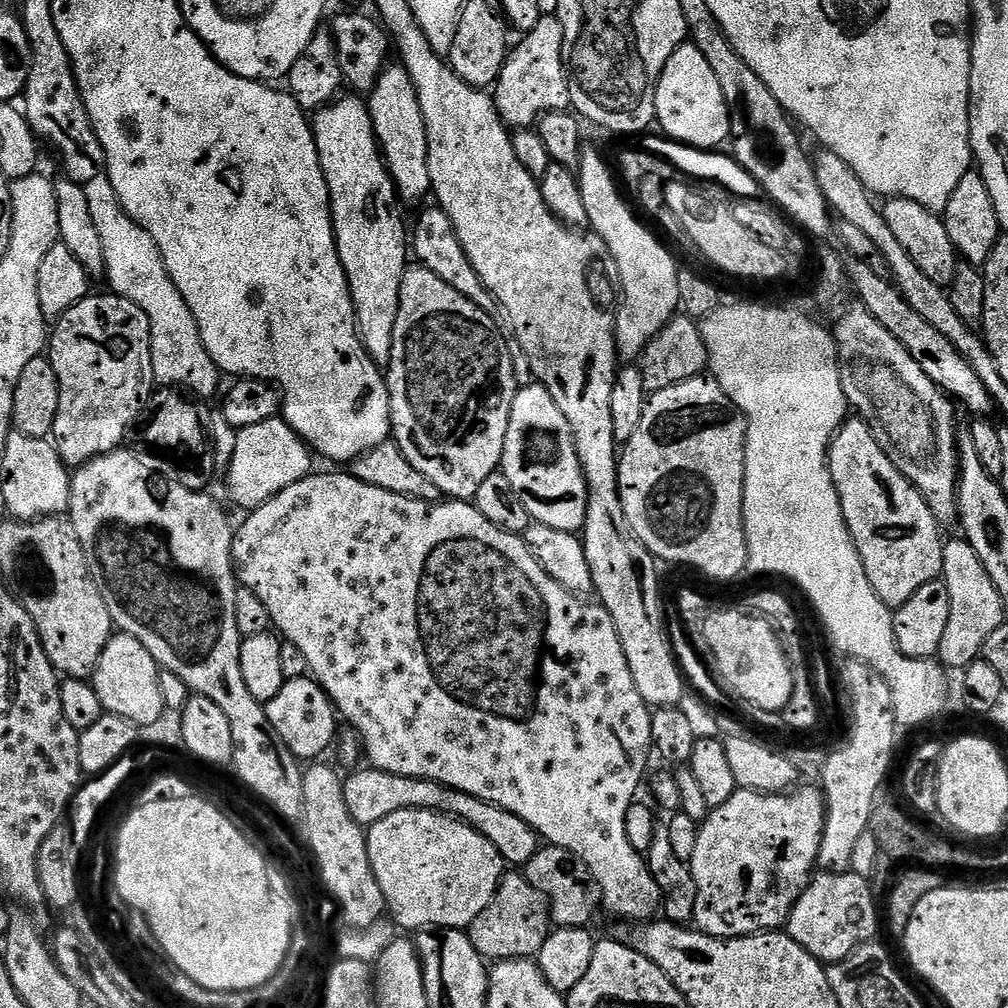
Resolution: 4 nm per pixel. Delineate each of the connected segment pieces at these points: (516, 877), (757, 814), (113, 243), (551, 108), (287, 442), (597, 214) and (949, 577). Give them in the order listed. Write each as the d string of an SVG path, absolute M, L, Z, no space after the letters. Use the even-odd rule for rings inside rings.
M508 870L500 879L494 898L490 898L490 906L474 918L474 922L466 929L470 942L474 942L474 950L488 962L502 960L527 960L535 958L542 950L542 942L546 942L550 931L548 904L544 896L530 886L523 871Z
M793 787L783 794L737 790L722 806L711 809L700 825L694 858L690 862L696 883L692 920L707 936L735 938L783 929L798 898L817 871L818 850L824 833L824 793L819 787Z
M107 174L98 178L90 178L86 182L86 202L90 204L90 215L94 227L102 237L102 254L106 254L104 274L115 295L126 298L139 306L150 318L152 327L152 365L157 381L168 376L168 316L188 316L186 298L178 294L178 286L170 278L166 266L162 262L162 254L158 246L154 246L154 238L126 214L126 210L118 202L118 194L114 194L114 182L110 182Z
M541 15L538 26L530 30L523 37L520 45L513 47L504 61L504 69L494 85L494 99L496 109L504 123L509 129L519 130L521 128L532 128L539 121L540 117L547 112L563 112L572 103L570 90L568 89L568 75L562 62L562 22L559 16Z
M283 418L258 422L258 426L246 426L239 429L236 434L236 445L234 446L234 458L230 466L226 469L228 476L228 496L243 510L260 508L270 498L274 498L286 486L294 486L303 476L309 475L313 471L313 453L300 435L293 430Z
M585 147L581 151L578 179L582 202L586 202L588 223L591 231L602 238L607 255L612 255L616 272L620 275L620 309L614 312L616 350L621 357L636 358L660 333L662 326L666 326L677 315L680 308L678 265L675 258L660 245L661 237L647 223L640 224L641 217L636 217L628 209L614 172L613 176L598 149Z
M963 538L949 539L945 543L942 579L950 590L950 622L942 637L938 660L945 669L963 670L969 668L983 653L986 638L990 638L990 634L994 634L994 630L998 630L998 626L1005 623L1006 606L990 574L986 574L986 566L982 566L982 558L974 554L974 546L970 546Z

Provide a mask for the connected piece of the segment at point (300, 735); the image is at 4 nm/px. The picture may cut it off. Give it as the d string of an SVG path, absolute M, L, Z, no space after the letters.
M311 675L285 680L282 690L278 690L278 695L275 698L270 698L270 702L264 705L264 709L266 710L266 718L270 718L270 726L274 726L274 734L278 734L278 738L287 746L290 754L294 754L297 760L301 762L319 761L323 757L320 755L332 743L334 743L333 745L337 743L336 720L338 724L338 713L331 698L324 693L322 686L312 679Z

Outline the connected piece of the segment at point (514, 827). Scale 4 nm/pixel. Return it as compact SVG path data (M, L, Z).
M371 766L363 767L344 780L346 807L350 809L350 814L354 814L354 822L370 826L374 822L382 822L382 818L387 818L389 814L398 814L398 810L430 810L460 820L466 826L478 830L482 838L490 838L505 862L512 866L528 864L530 858L534 858L534 854L542 847L542 841L530 822L522 822L518 814L510 814L510 810L502 810L502 806L494 806L482 798L474 798L474 794L454 790L442 782L390 774Z

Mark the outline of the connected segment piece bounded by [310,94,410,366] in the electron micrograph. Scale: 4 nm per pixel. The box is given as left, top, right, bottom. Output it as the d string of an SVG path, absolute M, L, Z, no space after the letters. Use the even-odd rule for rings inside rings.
M341 95L327 108L319 109L311 117L310 123L312 141L316 143L322 174L326 178L326 186L330 194L332 229L336 235L336 249L354 302L356 330L372 361L384 366L387 365L390 350L394 346L394 322L398 322L402 274L410 263L410 232L406 224L404 228L404 220L400 217L402 201L396 194L396 184L384 164L367 103L359 95Z

